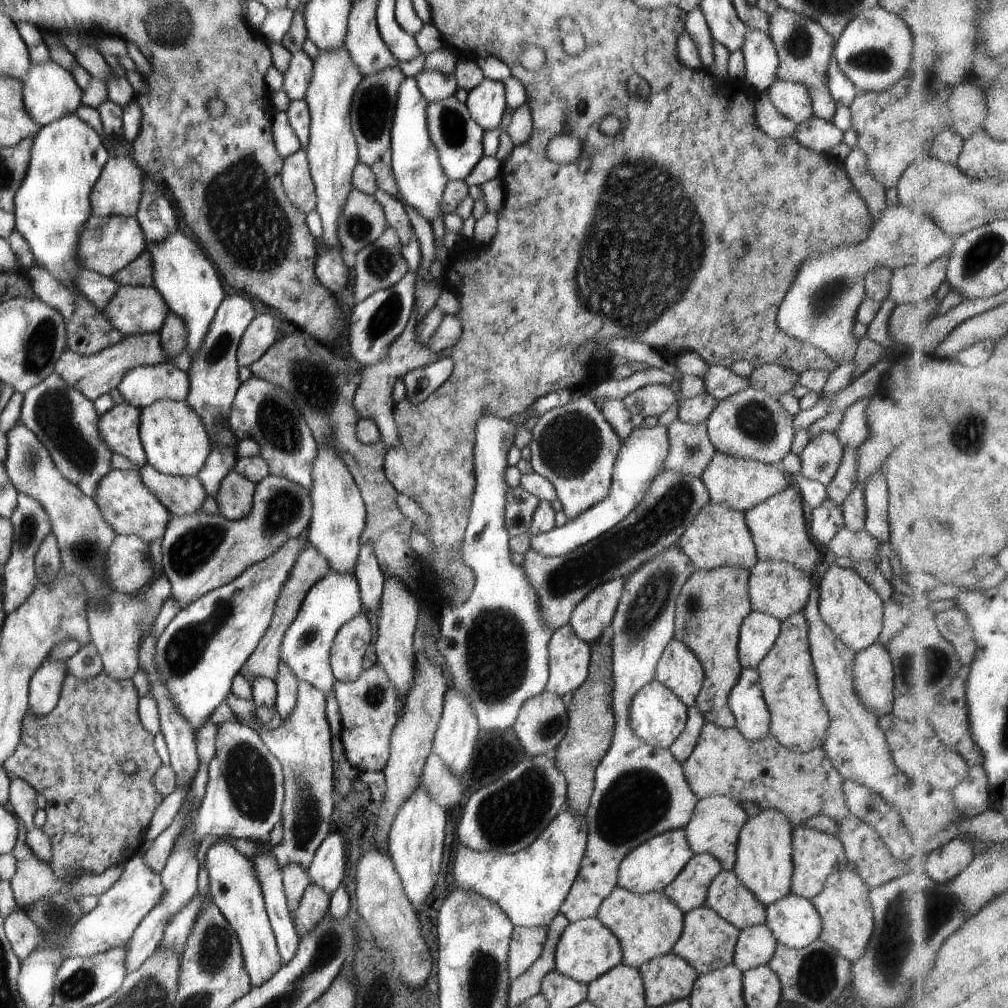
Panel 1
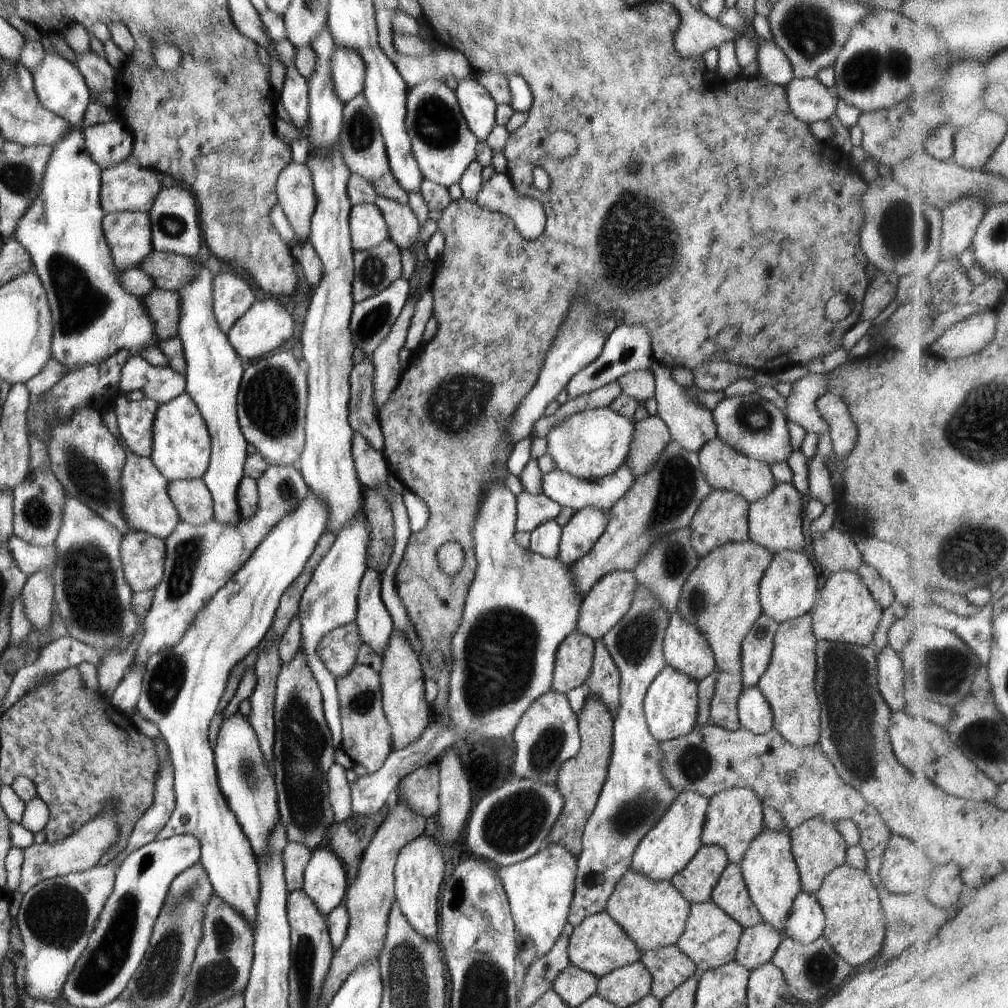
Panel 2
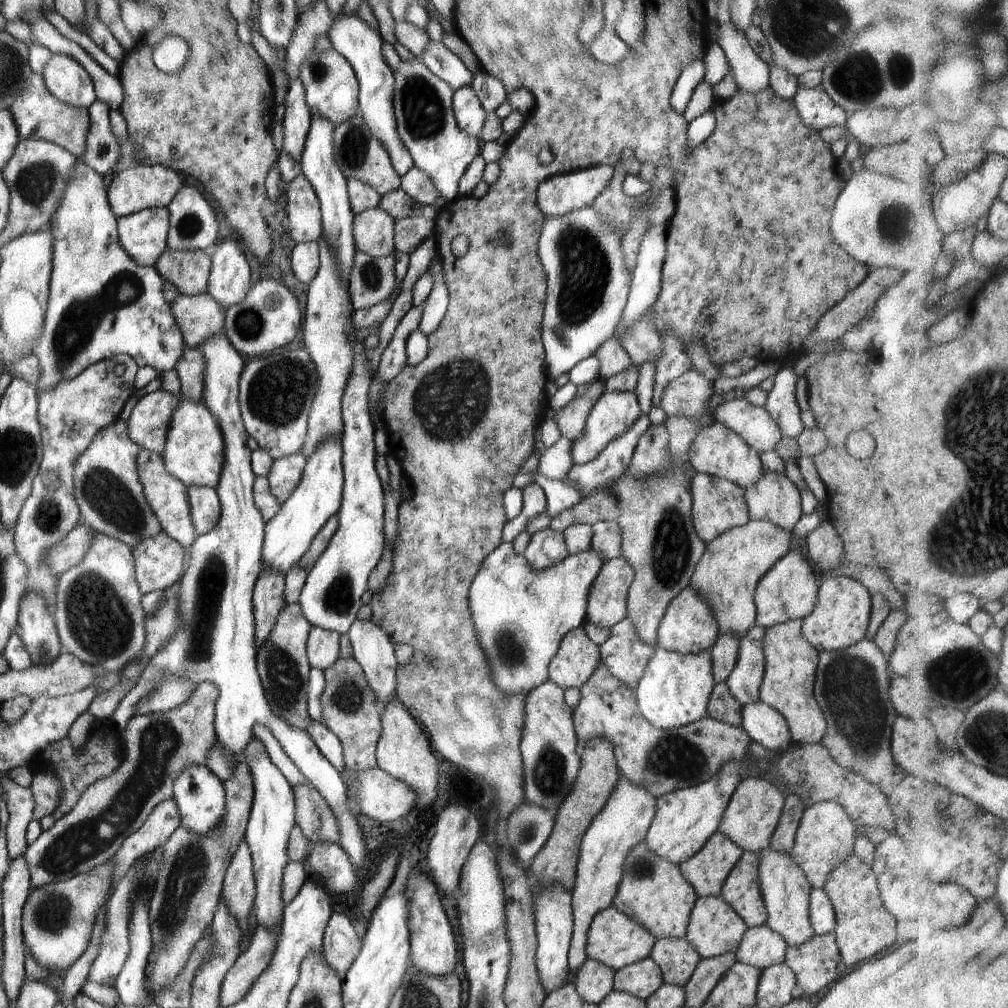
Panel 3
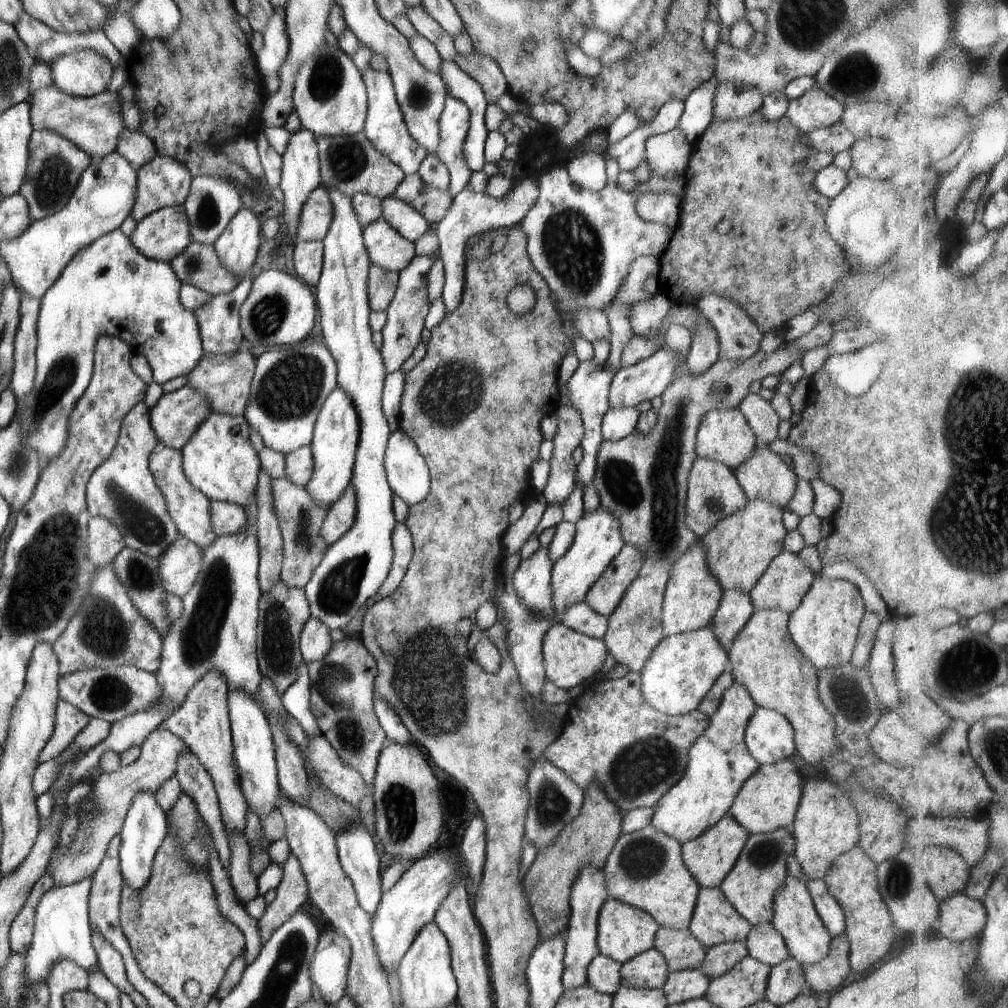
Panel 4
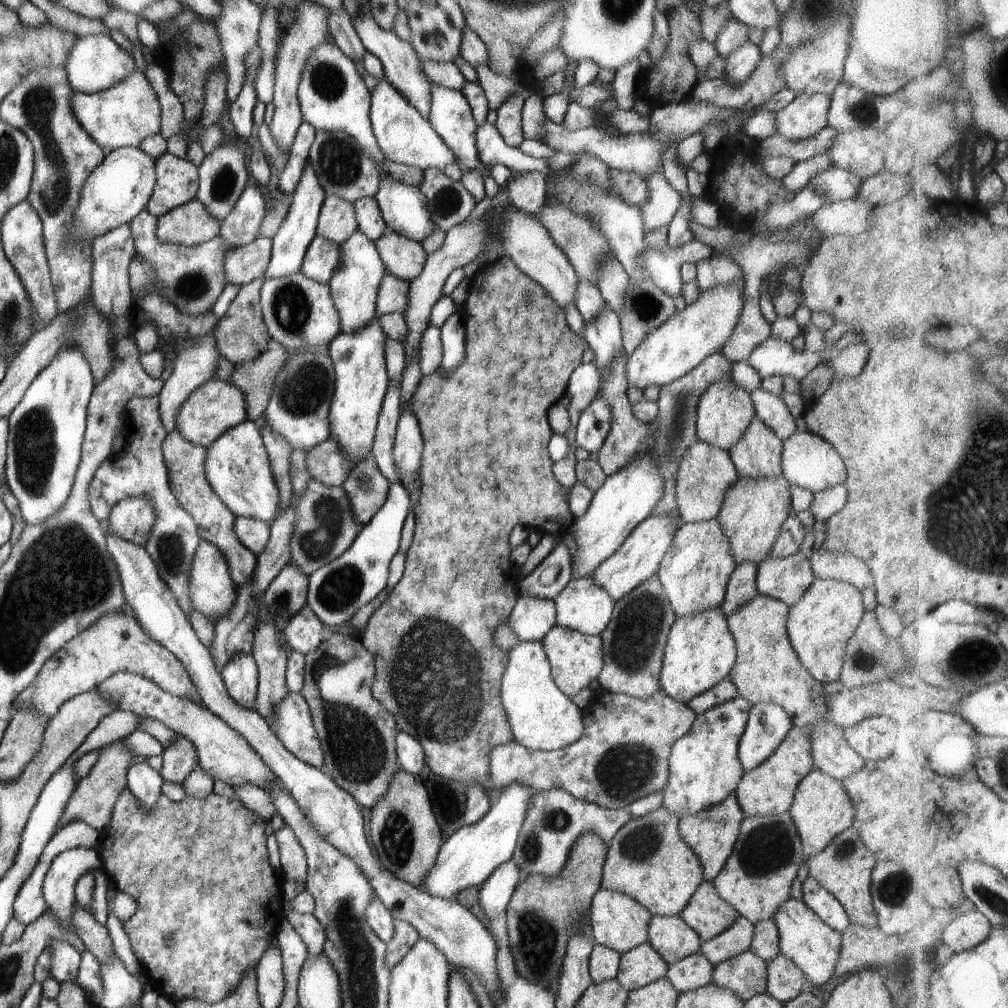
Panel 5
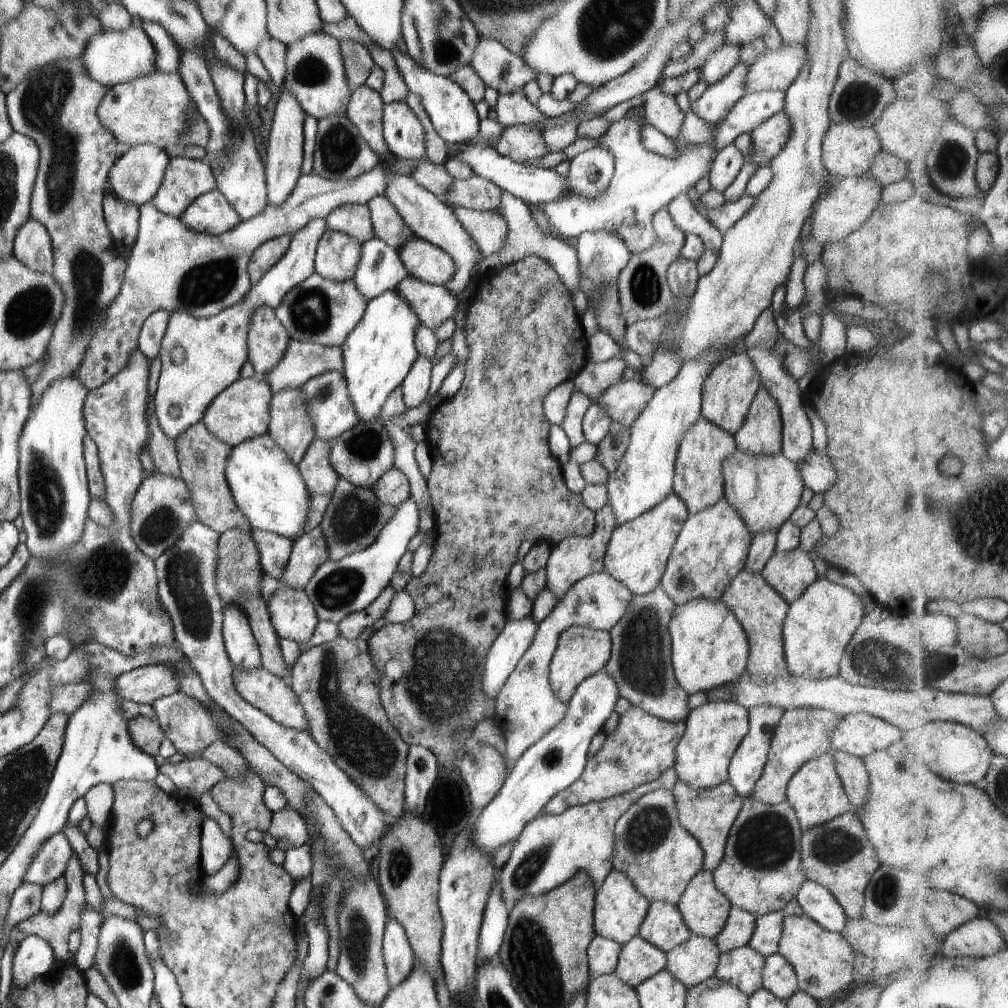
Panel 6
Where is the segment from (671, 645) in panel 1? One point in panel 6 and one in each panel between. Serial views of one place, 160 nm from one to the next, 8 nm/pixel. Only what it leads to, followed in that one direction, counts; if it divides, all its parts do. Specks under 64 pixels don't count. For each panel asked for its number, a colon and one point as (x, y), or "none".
2: (685, 649)
3: (688, 626)
4: (692, 596)
5: (694, 573)
6: (710, 550)

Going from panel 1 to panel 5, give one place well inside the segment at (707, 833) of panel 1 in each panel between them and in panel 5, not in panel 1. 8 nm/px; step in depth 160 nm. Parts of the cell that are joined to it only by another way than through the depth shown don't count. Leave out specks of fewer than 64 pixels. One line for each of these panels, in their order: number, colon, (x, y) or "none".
2: (734, 817)
3: (752, 816)
4: (768, 800)
5: (769, 788)

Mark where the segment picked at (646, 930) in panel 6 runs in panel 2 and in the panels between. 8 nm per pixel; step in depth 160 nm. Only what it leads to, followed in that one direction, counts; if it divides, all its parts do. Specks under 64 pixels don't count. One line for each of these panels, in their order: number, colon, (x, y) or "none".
2: (669, 968)
3: (677, 959)
4: (681, 951)
5: (672, 940)

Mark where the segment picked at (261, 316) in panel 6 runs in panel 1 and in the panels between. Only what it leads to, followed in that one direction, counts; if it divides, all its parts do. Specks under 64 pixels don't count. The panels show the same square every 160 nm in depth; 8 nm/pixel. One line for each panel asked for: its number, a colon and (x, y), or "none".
1: (134, 310)
2: (162, 307)
3: (199, 317)
4: (219, 321)
5: (241, 335)

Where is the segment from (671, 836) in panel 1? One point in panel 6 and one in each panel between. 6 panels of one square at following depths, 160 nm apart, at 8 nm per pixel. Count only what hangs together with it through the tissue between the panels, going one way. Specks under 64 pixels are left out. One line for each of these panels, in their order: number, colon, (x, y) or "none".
2: (666, 850)
3: (684, 820)
4: (719, 763)
5: (704, 768)
6: (713, 731)

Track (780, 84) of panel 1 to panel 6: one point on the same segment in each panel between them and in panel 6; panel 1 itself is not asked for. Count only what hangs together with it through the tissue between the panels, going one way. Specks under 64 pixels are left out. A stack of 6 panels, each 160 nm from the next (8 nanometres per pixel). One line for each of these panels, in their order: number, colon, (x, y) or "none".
2: (809, 100)
3: (815, 108)
4: (815, 109)
5: (806, 115)
6: (769, 139)

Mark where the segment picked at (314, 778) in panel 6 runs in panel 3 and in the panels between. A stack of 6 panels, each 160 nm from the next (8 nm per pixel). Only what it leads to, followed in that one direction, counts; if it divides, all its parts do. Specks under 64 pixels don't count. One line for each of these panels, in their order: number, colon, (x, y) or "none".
3: (107, 488)
4: (122, 489)
5: (141, 471)

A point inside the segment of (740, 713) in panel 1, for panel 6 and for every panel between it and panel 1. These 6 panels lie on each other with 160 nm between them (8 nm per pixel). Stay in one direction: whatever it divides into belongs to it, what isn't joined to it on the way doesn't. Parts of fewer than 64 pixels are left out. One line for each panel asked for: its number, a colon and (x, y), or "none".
2: (754, 714)
3: (762, 724)
4: (769, 737)
5: (766, 727)
6: (745, 768)

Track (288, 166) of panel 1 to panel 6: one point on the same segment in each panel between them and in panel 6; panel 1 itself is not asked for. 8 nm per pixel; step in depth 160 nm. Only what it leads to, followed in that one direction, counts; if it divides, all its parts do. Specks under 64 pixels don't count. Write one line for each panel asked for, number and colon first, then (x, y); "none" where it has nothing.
2: (295, 195)
3: (303, 211)
4: (316, 214)
5: (337, 221)
6: (353, 220)

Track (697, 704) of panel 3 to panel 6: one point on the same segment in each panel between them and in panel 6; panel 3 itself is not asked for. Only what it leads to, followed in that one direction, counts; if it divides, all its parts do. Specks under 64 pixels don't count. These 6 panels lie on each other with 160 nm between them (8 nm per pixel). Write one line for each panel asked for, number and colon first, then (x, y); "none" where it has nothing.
4: (680, 672)
5: (700, 652)
6: (709, 648)

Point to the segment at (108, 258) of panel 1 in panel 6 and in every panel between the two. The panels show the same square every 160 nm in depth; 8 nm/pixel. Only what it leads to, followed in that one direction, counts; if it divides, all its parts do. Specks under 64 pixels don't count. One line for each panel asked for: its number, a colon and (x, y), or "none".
2: (128, 235)
3: (143, 235)
4: (162, 235)
5: (191, 224)
6: (211, 214)

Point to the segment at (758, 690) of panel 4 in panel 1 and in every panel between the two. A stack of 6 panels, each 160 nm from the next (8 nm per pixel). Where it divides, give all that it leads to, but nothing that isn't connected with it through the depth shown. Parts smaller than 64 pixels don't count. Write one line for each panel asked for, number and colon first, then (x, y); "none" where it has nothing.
1: (799, 721)
2: (788, 684)
3: (790, 663)

